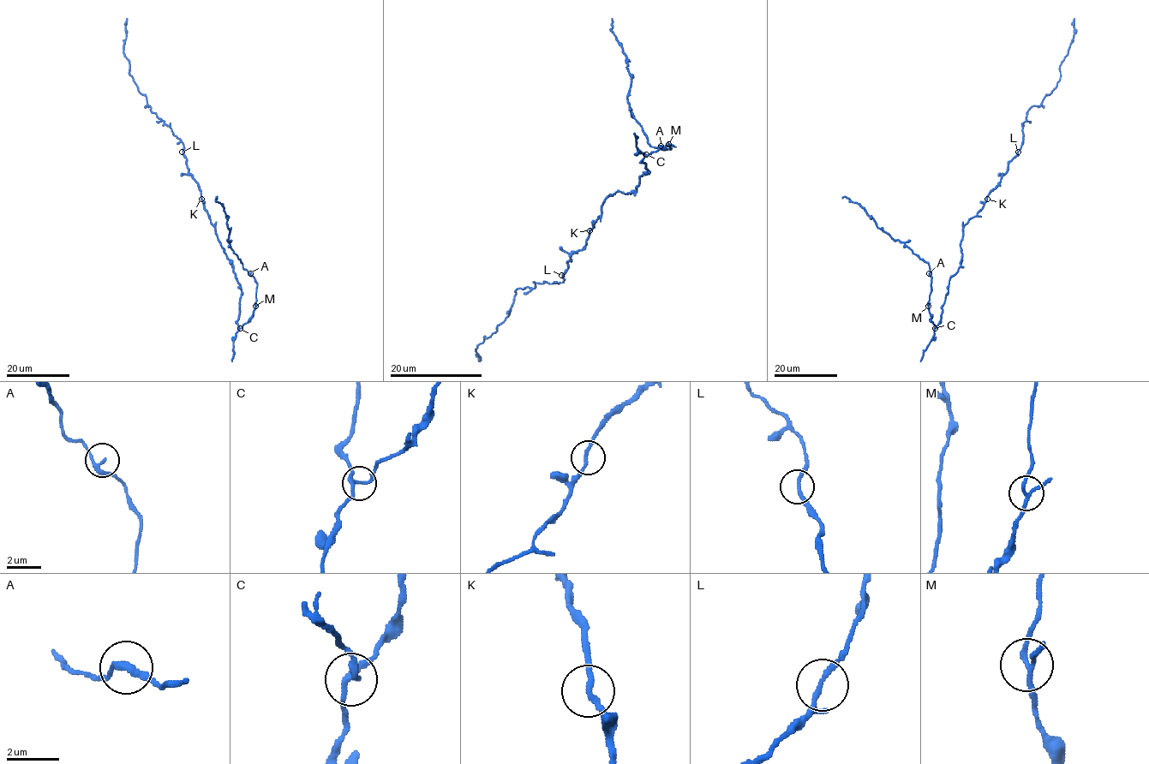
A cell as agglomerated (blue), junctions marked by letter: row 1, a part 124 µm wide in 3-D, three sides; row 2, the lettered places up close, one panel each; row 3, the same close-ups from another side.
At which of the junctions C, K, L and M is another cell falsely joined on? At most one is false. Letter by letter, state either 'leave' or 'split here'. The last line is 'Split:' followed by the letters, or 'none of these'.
C: leave
K: leave
L: leave
M: split here
Split: M

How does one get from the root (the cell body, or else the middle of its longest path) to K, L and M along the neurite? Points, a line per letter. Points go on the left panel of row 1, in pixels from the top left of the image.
K: (220, 242), (201, 199)
L: (220, 242), (215, 227), (204, 208), (201, 191), (188, 173), (186, 158), (182, 152)
M: (220, 242), (232, 265), (242, 291), (236, 322), (240, 328), (252, 317), (255, 305)

